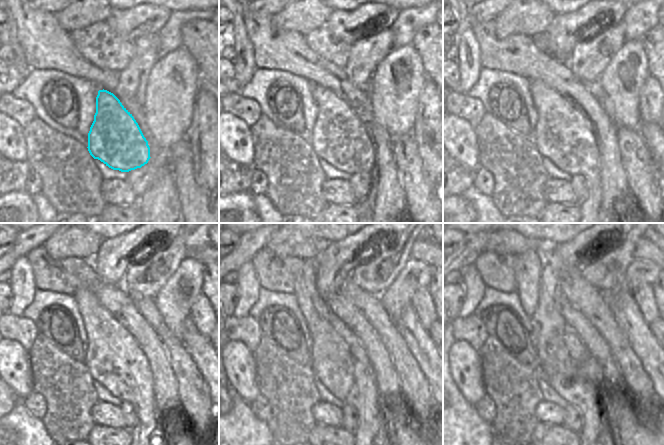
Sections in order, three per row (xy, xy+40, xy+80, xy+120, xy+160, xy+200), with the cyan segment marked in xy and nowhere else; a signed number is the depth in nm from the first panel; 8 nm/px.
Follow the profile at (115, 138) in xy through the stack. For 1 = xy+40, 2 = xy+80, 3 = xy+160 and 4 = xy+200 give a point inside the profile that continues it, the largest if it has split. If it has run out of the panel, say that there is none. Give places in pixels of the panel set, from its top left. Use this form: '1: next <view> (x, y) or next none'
1: next xy+40 (338, 137)
2: next xy+80 (562, 135)
3: next xy+160 (338, 360)
4: next xy+200 (583, 394)

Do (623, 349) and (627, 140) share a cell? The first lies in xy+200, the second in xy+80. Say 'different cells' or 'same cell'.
same cell

